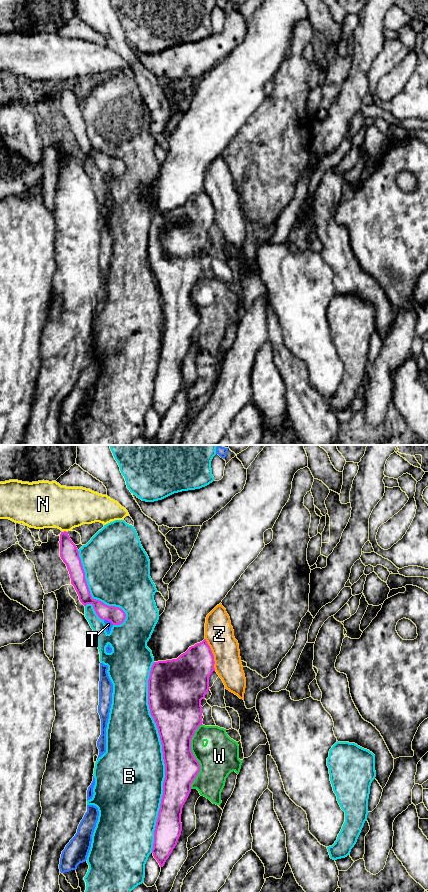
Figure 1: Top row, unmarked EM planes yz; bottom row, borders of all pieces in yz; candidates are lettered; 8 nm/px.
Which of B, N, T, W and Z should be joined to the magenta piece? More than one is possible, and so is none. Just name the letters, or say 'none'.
none

